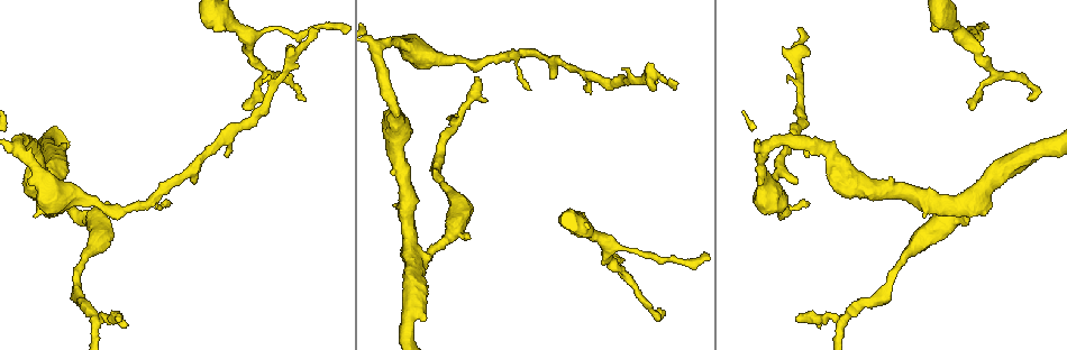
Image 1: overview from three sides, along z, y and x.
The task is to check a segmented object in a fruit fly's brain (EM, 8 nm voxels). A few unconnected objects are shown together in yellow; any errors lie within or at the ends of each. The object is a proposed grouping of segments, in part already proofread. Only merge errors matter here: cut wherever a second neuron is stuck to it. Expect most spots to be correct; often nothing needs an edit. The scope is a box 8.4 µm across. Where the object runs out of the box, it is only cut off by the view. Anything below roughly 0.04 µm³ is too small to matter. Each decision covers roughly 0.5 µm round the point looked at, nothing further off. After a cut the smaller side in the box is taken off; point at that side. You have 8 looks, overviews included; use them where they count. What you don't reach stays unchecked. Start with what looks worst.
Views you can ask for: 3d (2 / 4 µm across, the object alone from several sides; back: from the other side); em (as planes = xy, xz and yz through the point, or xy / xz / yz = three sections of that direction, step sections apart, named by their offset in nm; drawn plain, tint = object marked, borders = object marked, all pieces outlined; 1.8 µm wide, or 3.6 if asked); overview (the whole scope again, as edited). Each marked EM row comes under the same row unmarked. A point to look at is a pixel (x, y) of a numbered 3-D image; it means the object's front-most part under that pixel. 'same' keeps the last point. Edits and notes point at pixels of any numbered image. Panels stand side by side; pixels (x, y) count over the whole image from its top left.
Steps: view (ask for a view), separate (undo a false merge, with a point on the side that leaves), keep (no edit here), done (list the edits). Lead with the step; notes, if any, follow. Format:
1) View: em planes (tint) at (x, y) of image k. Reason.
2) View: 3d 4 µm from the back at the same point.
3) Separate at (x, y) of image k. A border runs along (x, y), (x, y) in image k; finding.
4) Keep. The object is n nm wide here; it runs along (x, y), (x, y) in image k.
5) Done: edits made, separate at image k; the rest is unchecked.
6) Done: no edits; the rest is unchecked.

View: em planes (tint) at (242, 29) of image 1. Sudden change in width.

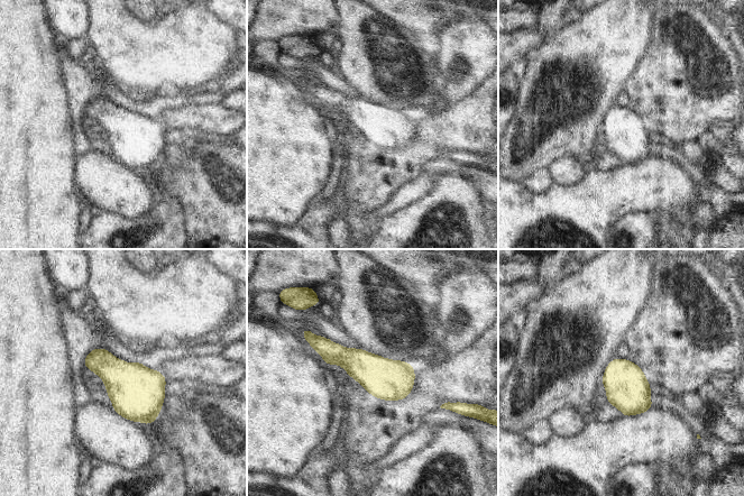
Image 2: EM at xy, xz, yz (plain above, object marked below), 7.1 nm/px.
Keep. The object is 300 nm wide here; it runs along (315, 340), (383, 378), (411, 384) in image 2; all the same neuron.

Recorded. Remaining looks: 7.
View: 3d 4 µm at (452, 196) of image 1. Sudden change in width.

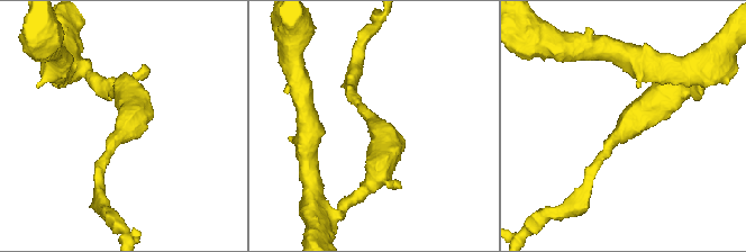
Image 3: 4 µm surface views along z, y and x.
View: em yz step 8 (tint) at (627, 131) of image 3. Need the tissue.

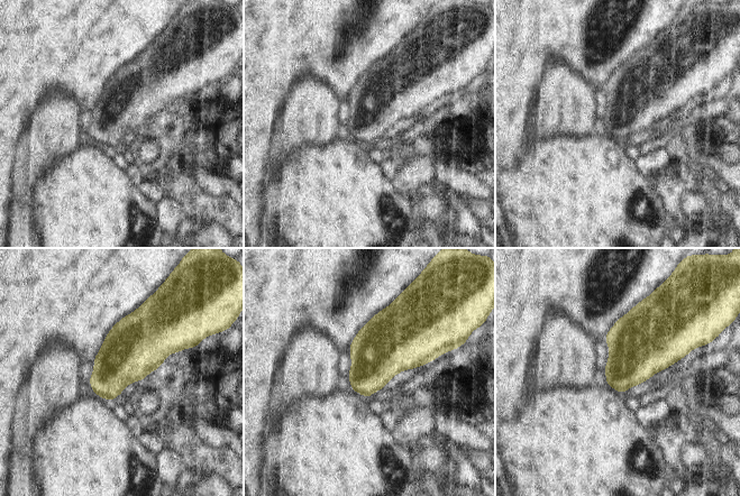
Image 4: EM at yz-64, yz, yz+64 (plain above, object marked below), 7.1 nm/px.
View: em xz step 4 (tint) at the same point.

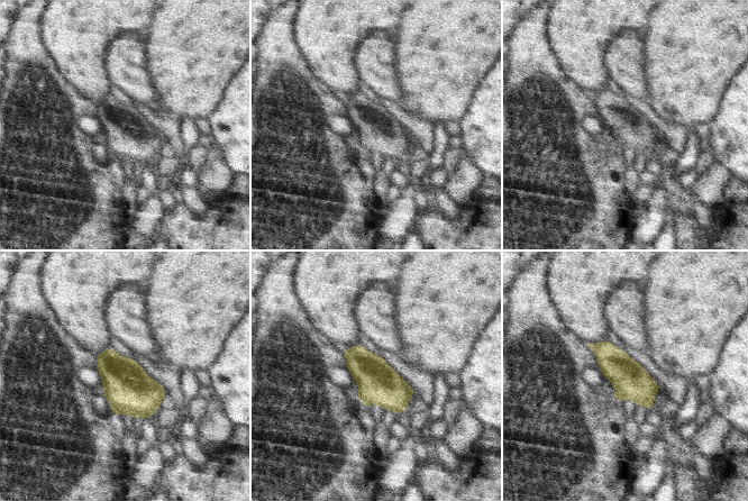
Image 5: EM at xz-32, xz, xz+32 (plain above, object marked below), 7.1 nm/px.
Keep. One neuron here.

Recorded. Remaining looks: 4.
View: em 3.6 µm xy step 4 (tint) at (376, 42) of image 1. Abrupt turn.

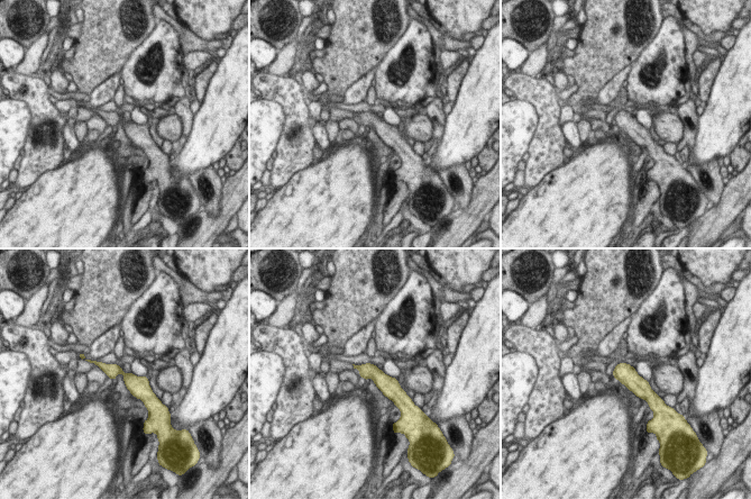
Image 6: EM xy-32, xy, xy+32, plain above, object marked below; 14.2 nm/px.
View: em 3.6 µm xz step 4 (tint) at the same point. Another direction.

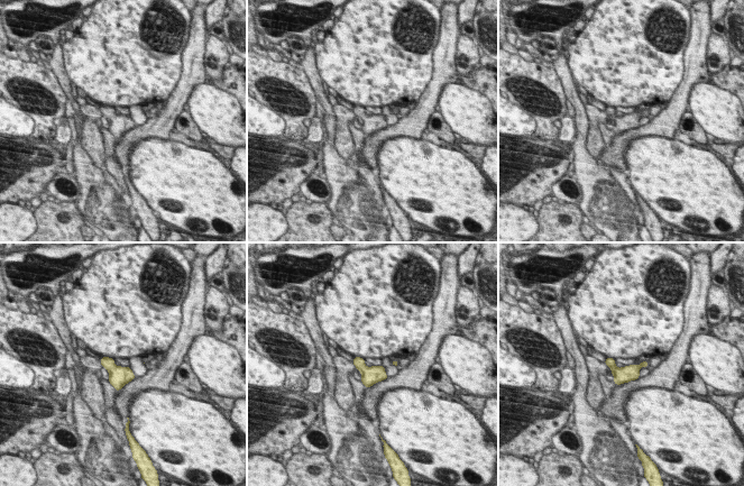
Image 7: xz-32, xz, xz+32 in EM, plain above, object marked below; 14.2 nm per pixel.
Keep. The object is 240 nm wide here; one neuron here.

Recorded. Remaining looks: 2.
Done: no edits; the rest is unchecked.

